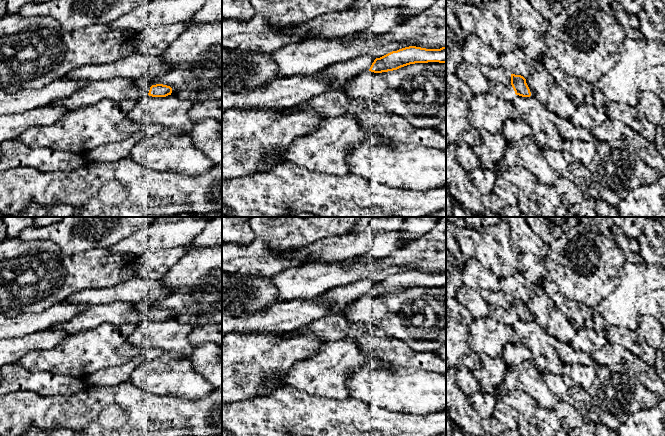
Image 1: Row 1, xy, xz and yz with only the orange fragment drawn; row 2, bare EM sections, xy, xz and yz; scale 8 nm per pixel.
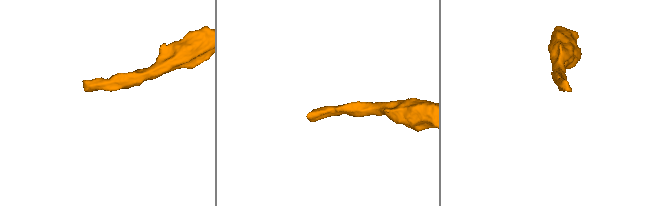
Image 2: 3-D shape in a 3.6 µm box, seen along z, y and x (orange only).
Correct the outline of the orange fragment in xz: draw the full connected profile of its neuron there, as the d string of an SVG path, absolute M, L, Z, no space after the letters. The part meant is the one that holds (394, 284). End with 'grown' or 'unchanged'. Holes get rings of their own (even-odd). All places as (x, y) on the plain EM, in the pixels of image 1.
M409 270L392 275L380 282L375 282L372 278L366 278L349 283L346 286L334 287L316 298L324 306L335 304L343 307L365 295L382 297L397 294L410 288L428 286L446 287L446 271L426 273Z; grown

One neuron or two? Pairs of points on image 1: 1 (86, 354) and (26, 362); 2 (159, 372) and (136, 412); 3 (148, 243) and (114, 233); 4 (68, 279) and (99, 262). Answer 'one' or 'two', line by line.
1: one
2: two
3: two
4: one

